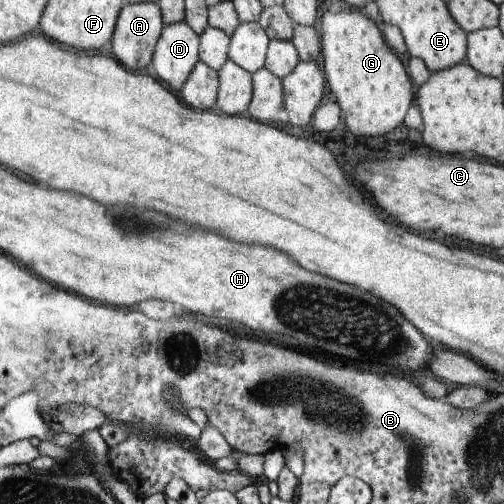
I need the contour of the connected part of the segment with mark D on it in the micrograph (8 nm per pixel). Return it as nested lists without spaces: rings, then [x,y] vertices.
[[[187,22],[165,25],[163,34],[156,46],[156,51],[153,57],[153,68],[155,74],[167,82],[169,86],[175,90],[182,90],[192,74],[193,69],[200,60],[200,33],[195,32],[191,25]]]

